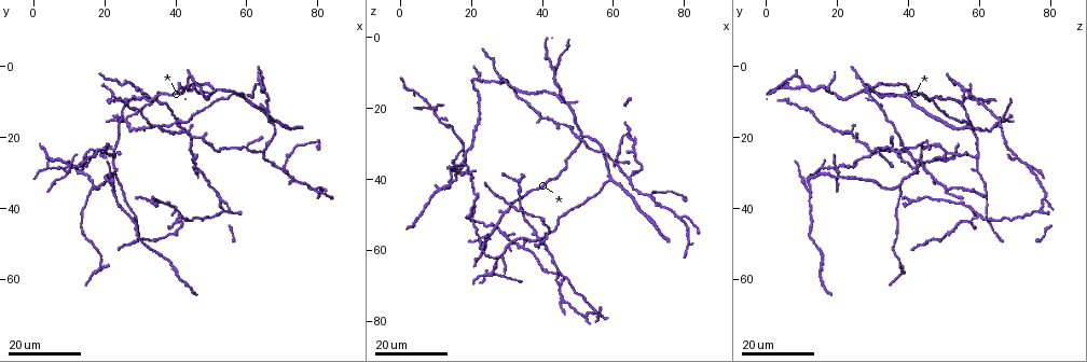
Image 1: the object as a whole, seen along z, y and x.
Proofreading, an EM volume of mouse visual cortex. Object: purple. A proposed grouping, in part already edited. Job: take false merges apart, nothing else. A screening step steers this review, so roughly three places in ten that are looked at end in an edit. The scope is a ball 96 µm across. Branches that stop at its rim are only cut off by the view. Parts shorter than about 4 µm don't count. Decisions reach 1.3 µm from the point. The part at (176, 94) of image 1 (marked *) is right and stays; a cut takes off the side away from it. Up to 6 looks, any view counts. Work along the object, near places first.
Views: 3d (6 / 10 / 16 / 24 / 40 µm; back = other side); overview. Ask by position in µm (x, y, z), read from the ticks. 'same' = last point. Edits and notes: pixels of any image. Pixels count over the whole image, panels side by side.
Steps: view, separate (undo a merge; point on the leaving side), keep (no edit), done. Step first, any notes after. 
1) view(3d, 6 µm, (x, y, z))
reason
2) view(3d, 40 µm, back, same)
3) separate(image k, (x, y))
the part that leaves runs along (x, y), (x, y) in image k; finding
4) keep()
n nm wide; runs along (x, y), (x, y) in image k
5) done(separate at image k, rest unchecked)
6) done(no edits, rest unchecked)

view(3d, 24 µm, (70.5, 29.5, 44.5))
arms part here

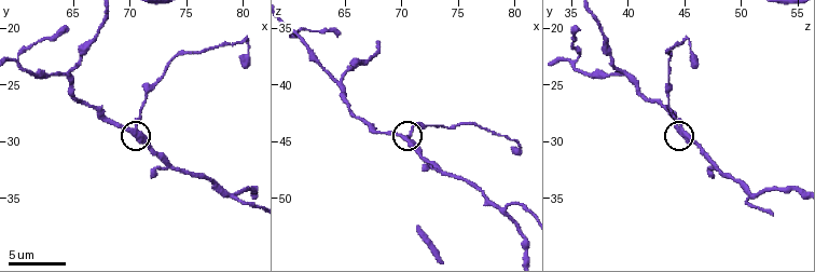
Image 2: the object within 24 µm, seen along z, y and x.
view(3d, 10 µm, (70.6, 29.0, 44.8))

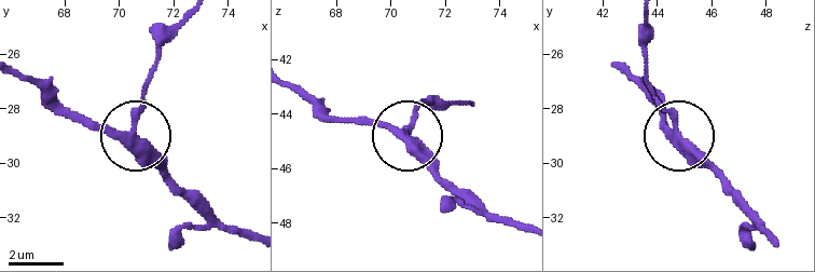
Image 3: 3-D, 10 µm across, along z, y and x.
keep()
3 arms; all the same cell

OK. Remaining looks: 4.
view(3d, 16 µm, (64.6, 24.0, 40.0))
three arms meet

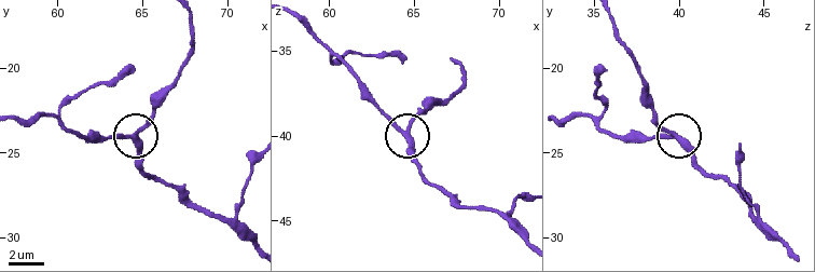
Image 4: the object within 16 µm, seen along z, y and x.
keep()
3 arms; runs along (191, 19), (188, 58), (151, 119), (135, 137), (138, 170) in image 4; one cell here

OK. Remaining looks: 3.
view(3d, 24 µm, (14.0, 30.0, 42.0))

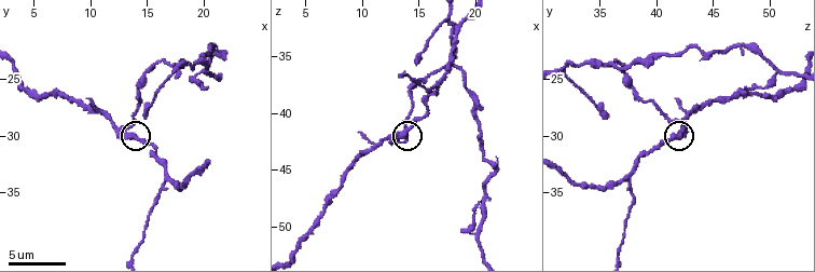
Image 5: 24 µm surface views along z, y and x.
view(3d, 6 µm, (13.6, 30.0, 41.8))

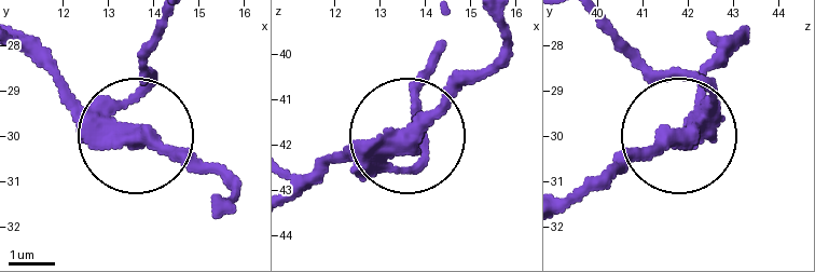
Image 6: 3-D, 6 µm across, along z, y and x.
separate(image 6, (56, 67))
side arm 20 µm; the part that leaves runs along (92, 122), (122, 122), (192, 152), (234, 195) in image 6; a second cell is stuck on

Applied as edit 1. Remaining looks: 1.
done(separate at image 6, rest unchecked)

